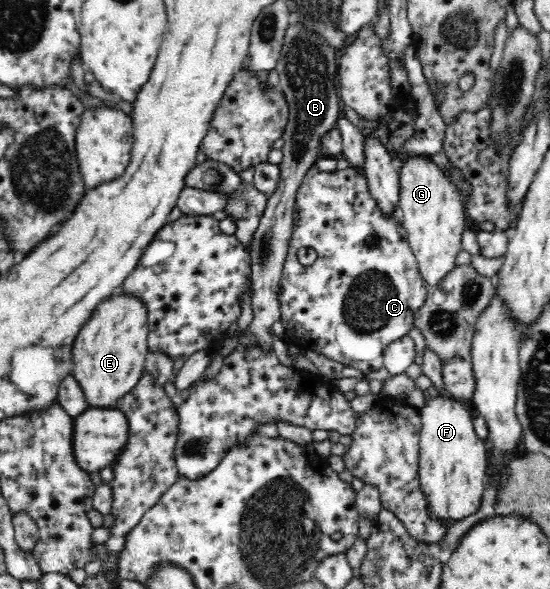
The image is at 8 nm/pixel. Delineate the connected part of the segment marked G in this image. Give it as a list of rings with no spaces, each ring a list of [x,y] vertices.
[[[410,157],[399,168],[401,225],[408,232],[408,243],[416,256],[419,272],[428,287],[439,285],[456,267],[456,257],[462,251],[462,233],[466,231],[465,200],[456,185],[441,173],[441,169],[425,157]]]

